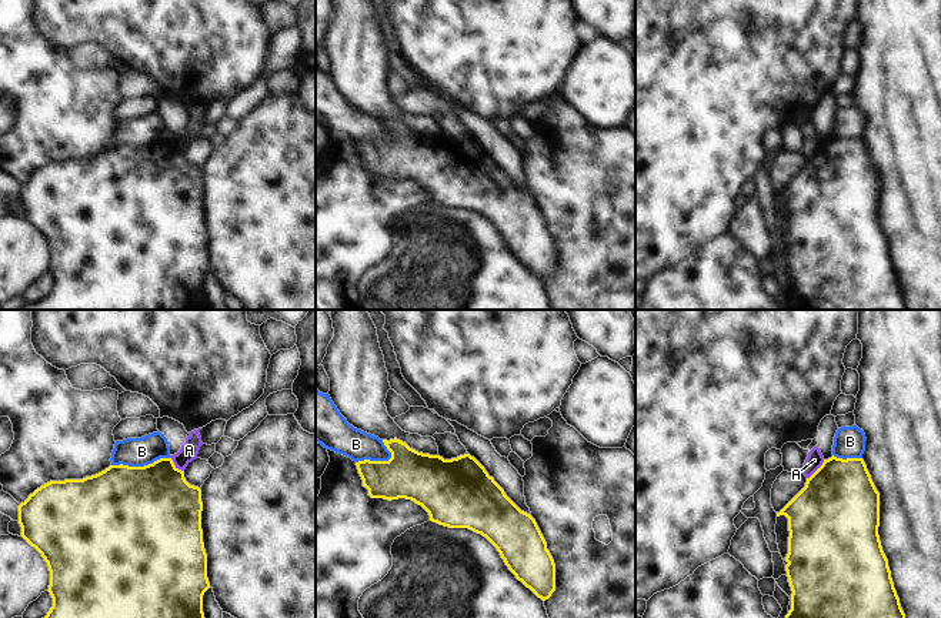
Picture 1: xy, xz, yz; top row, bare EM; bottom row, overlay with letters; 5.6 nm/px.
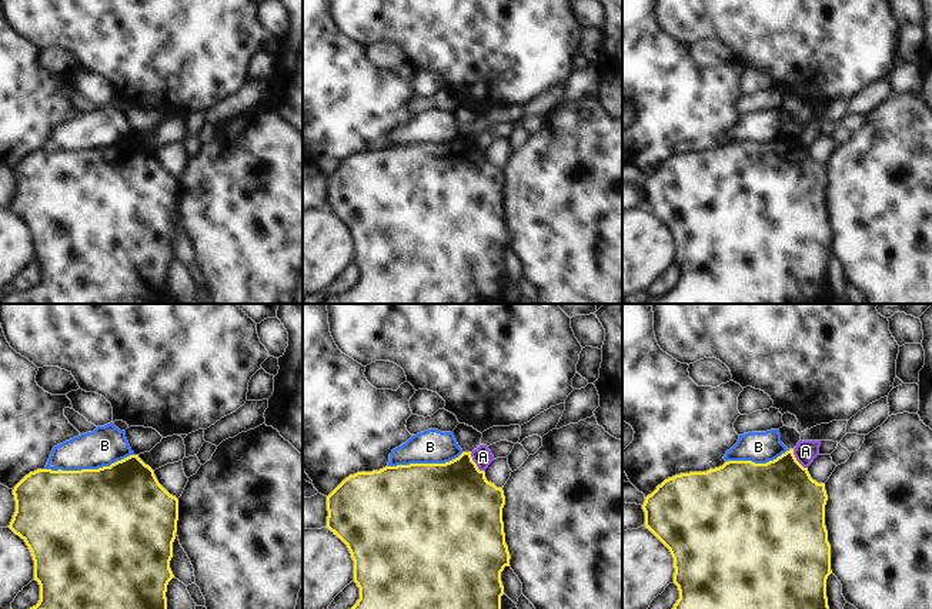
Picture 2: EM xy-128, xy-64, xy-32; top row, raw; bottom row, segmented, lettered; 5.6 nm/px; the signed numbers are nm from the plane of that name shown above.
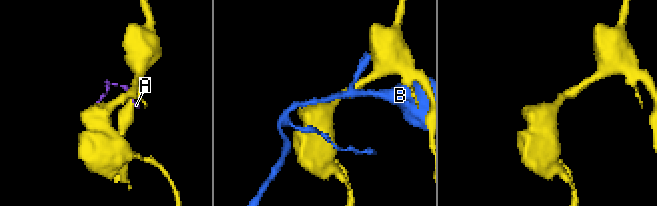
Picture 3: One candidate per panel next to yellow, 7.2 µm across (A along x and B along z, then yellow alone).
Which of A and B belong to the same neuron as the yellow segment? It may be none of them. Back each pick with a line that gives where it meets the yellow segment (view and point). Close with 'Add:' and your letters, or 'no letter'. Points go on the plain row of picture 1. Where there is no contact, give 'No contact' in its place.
Add: no letter.

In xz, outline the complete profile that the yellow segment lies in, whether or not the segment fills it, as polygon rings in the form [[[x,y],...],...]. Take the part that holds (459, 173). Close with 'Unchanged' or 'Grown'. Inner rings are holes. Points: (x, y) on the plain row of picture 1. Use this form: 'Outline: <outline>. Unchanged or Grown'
Outline: [[[383,120],[391,133],[388,141],[356,143],[363,167],[371,178],[411,180],[421,186],[430,201],[448,208],[468,208],[485,217],[500,233],[508,250],[543,281],[555,271],[555,244],[535,200],[521,191],[470,134],[444,140],[410,128],[406,123]]]. Unchanged.

